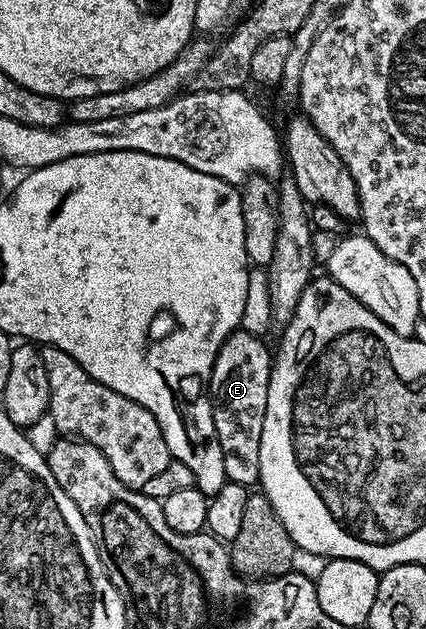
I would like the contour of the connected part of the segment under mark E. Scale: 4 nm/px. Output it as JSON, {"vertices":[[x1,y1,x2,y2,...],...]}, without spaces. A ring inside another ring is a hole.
{"vertices":[[239,328,222,343,214,359,210,396,214,431,222,447,228,480,239,485,255,486,260,479,258,450,262,448,262,419,266,419,266,391,270,387,273,350,267,340]]}

